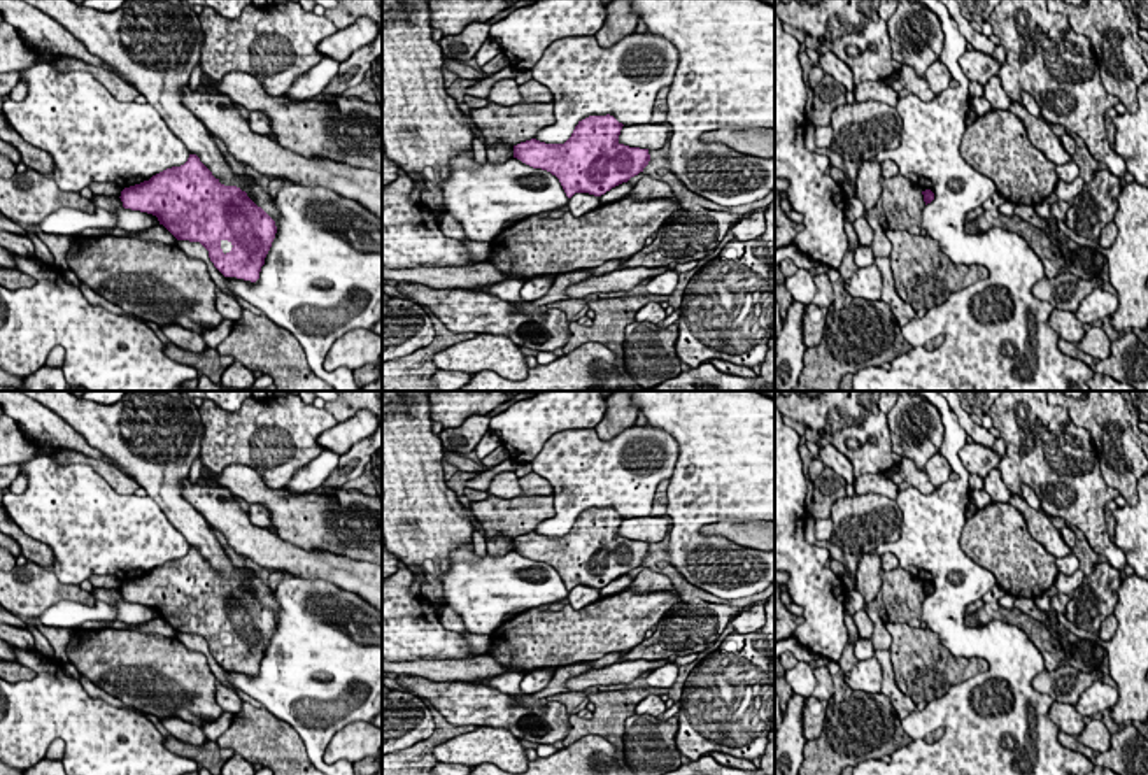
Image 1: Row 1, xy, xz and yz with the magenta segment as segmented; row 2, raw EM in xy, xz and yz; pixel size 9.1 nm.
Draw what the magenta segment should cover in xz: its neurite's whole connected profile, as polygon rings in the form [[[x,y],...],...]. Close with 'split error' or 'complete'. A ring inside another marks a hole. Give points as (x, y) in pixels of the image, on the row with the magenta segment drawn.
[[[610,114],[589,116],[564,144],[531,139],[514,146],[514,158],[556,175],[568,198],[575,193],[601,196],[643,172],[650,161],[648,149],[619,142],[622,126]]] | complete

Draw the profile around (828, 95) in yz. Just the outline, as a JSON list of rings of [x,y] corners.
[[[826,74],[822,81],[813,88],[813,126],[829,126],[833,110],[843,103],[847,103],[847,88]]]

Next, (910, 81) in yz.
[[[908,65],[901,67],[897,81],[903,84],[904,89],[917,95],[922,102],[931,102],[936,96],[927,79],[918,77]]]

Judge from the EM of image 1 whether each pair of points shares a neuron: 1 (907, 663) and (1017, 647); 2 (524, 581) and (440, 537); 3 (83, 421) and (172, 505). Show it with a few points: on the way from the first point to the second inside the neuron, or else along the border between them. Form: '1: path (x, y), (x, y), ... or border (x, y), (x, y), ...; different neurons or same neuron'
1: border (928, 630), (954, 654), (970, 660); different neurons
2: border (472, 542), (451, 551), (442, 584); different neurons
3: path (107, 433), (155, 481); same neuron

